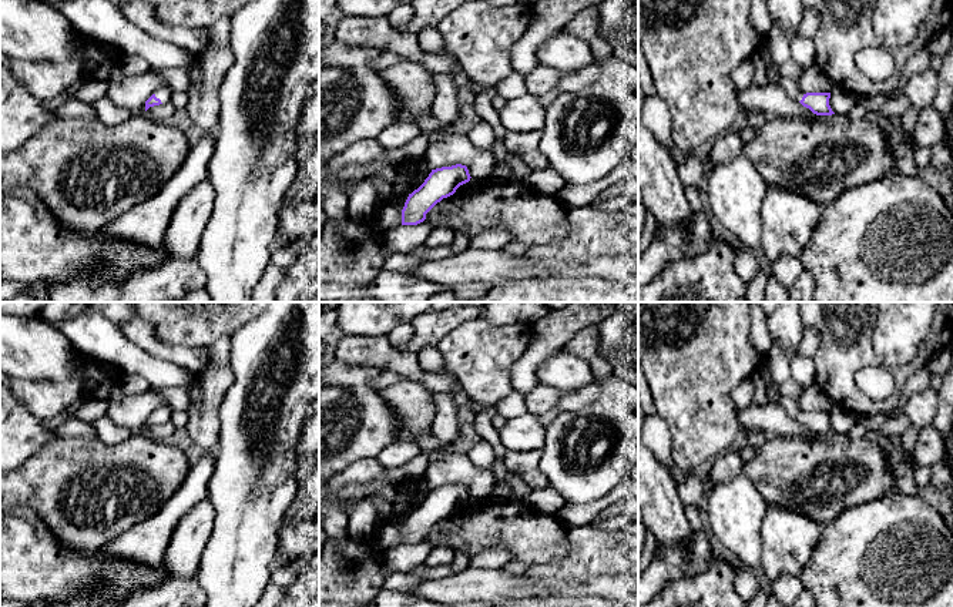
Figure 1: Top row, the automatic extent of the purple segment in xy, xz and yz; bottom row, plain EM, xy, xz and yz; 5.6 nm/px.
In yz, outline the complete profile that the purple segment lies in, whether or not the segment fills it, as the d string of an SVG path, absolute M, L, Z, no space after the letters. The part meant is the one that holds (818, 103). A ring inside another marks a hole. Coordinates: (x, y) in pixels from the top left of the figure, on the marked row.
M781 77L778 84L789 94L791 98L799 101L816 115L835 114L829 105L830 93L806 93L803 94L796 80L791 77Z

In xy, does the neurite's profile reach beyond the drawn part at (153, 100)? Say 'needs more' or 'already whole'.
needs more

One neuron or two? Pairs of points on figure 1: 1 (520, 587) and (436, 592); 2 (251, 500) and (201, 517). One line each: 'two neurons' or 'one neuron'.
1: one neuron
2: two neurons

